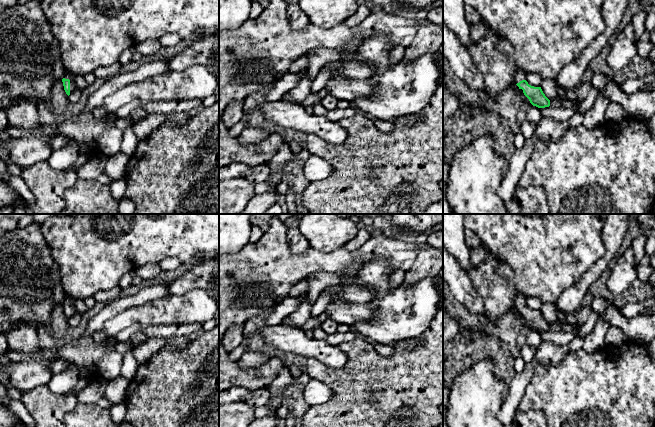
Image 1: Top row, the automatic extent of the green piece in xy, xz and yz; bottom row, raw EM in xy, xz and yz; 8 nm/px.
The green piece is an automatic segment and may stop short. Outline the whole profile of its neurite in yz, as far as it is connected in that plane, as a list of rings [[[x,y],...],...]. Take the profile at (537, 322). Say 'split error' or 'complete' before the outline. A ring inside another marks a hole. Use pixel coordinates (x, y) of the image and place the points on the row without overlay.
split error; [[[519,293],[516,296],[514,307],[519,311],[521,316],[529,323],[533,330],[545,332],[550,330],[550,324],[545,320],[541,311],[534,311],[526,305],[526,297]]]

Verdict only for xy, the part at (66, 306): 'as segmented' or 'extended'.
extended

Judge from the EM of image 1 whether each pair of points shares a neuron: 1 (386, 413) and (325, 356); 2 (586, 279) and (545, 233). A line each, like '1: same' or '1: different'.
1: different
2: different

